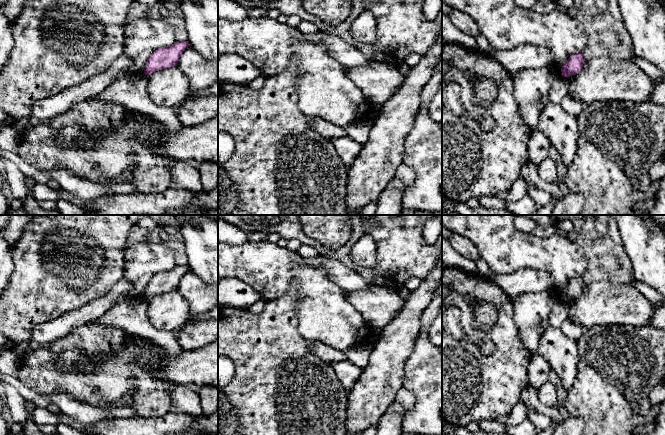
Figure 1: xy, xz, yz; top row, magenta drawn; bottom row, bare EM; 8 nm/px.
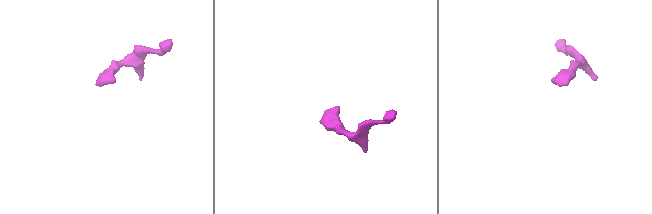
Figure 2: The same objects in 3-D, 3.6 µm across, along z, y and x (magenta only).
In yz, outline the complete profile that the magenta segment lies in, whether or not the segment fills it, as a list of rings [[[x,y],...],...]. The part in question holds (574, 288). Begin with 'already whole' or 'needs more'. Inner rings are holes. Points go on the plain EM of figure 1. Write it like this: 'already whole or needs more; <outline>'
already whole; [[[583,277],[570,280],[561,292],[562,300],[567,302],[578,298],[582,293],[583,288],[584,288]]]

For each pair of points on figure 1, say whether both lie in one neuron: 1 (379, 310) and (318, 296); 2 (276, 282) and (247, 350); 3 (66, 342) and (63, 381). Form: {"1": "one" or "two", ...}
{"1": "two", "2": "two", "3": "two"}

